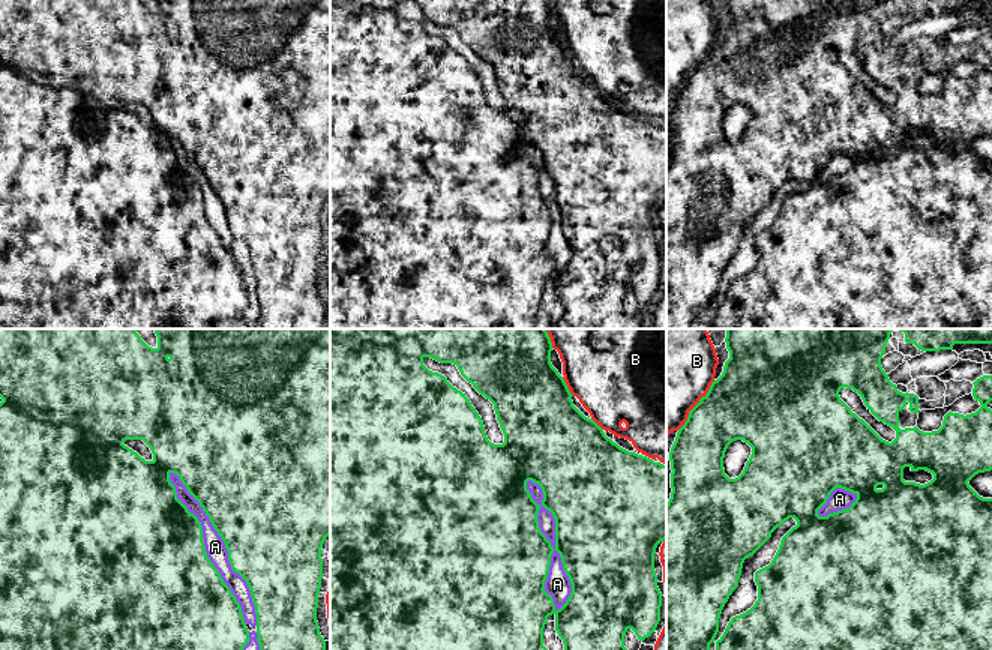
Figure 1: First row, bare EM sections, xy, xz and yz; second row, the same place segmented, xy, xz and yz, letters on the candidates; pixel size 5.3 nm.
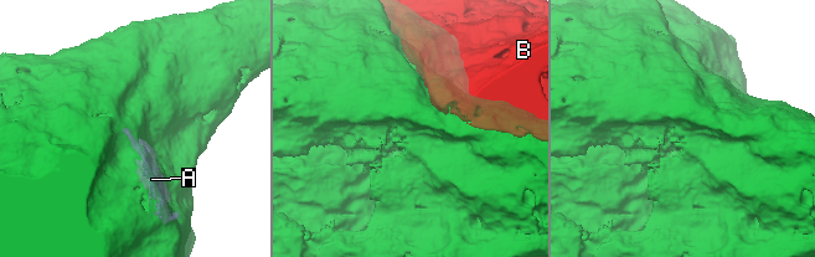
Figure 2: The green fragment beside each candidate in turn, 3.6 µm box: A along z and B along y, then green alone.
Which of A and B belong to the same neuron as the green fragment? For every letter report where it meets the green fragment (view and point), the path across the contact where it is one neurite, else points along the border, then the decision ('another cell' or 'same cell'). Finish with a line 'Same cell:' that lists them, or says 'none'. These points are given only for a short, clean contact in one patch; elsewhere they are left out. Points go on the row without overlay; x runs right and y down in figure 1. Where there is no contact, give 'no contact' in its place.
A: meets green in xy at (225, 210); same cell
B: meets green in yz at (695, 69); another cell
Same cell: A

